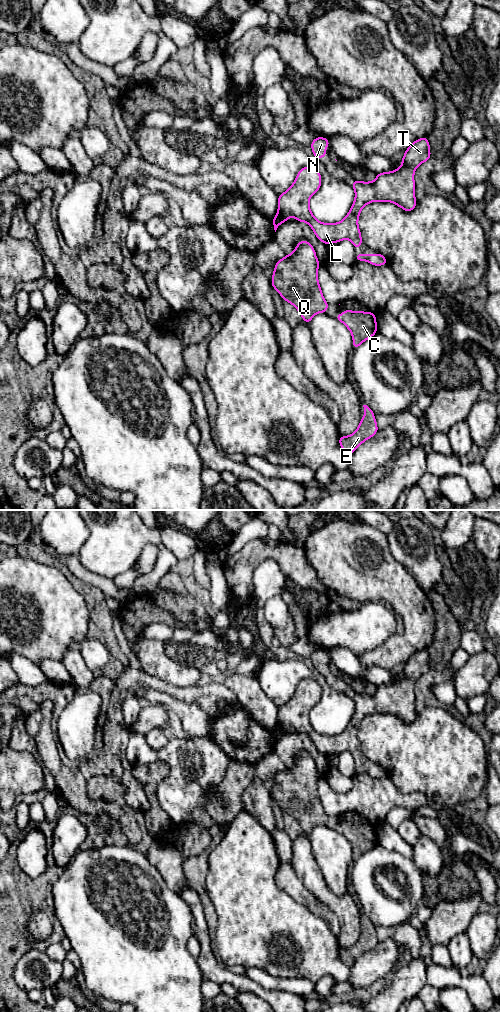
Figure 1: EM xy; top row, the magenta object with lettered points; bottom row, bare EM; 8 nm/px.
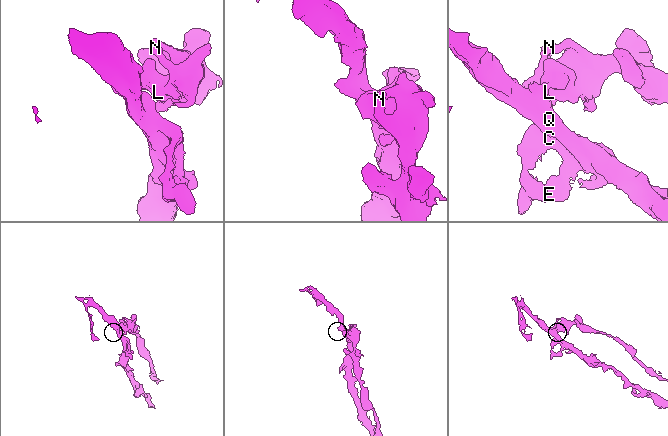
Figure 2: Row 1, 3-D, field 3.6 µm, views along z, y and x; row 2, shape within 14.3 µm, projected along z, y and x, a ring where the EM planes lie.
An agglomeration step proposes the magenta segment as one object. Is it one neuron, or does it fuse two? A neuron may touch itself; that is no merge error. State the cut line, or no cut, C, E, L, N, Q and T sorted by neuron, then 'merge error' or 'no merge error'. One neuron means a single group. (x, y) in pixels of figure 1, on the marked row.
cut in xy along (274, 218), (279, 223); C E Q / L N T; merge error

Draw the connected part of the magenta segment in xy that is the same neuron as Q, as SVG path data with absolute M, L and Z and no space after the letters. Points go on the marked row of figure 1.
M301 240L292 254L276 262L271 279L273 289L299 311L307 324L315 314L325 313L329 307L318 282L319 267L313 246Z

